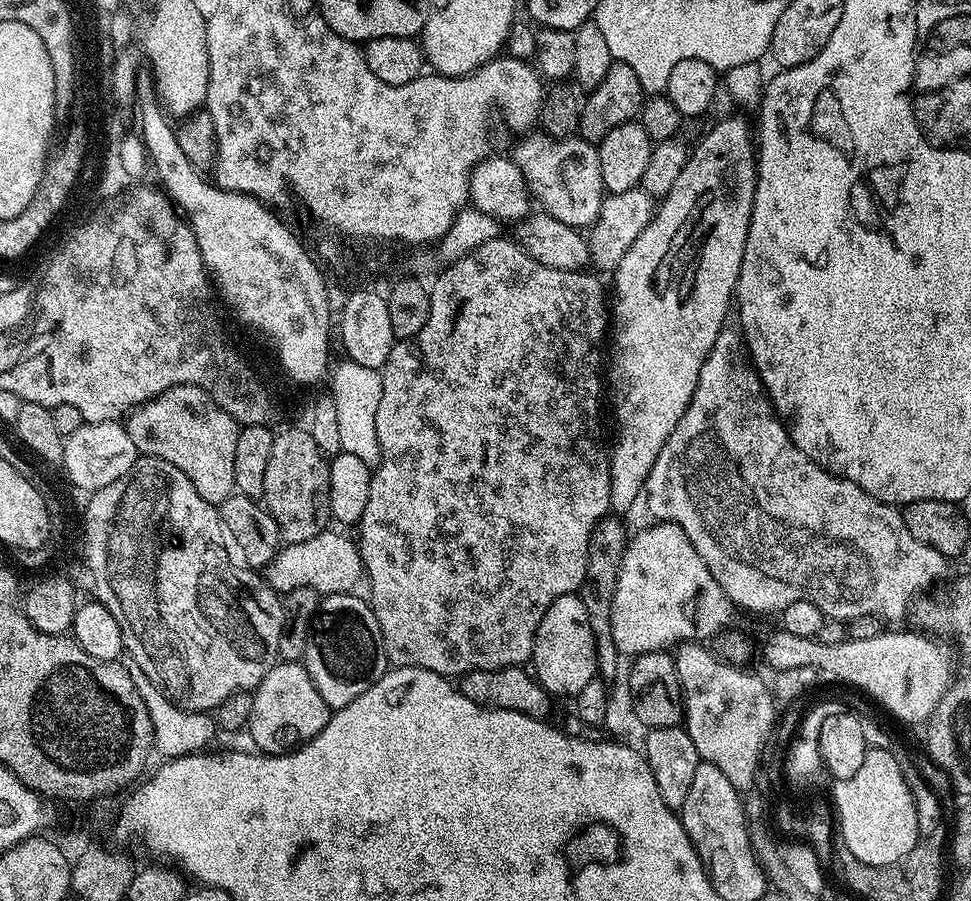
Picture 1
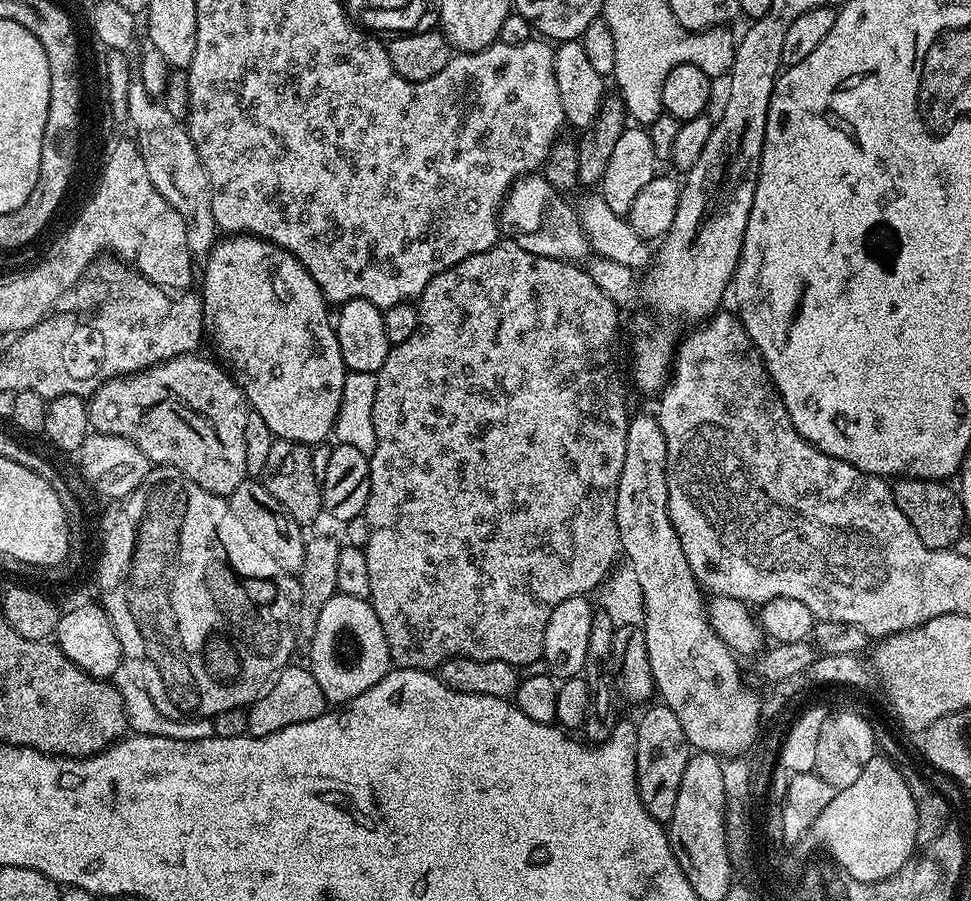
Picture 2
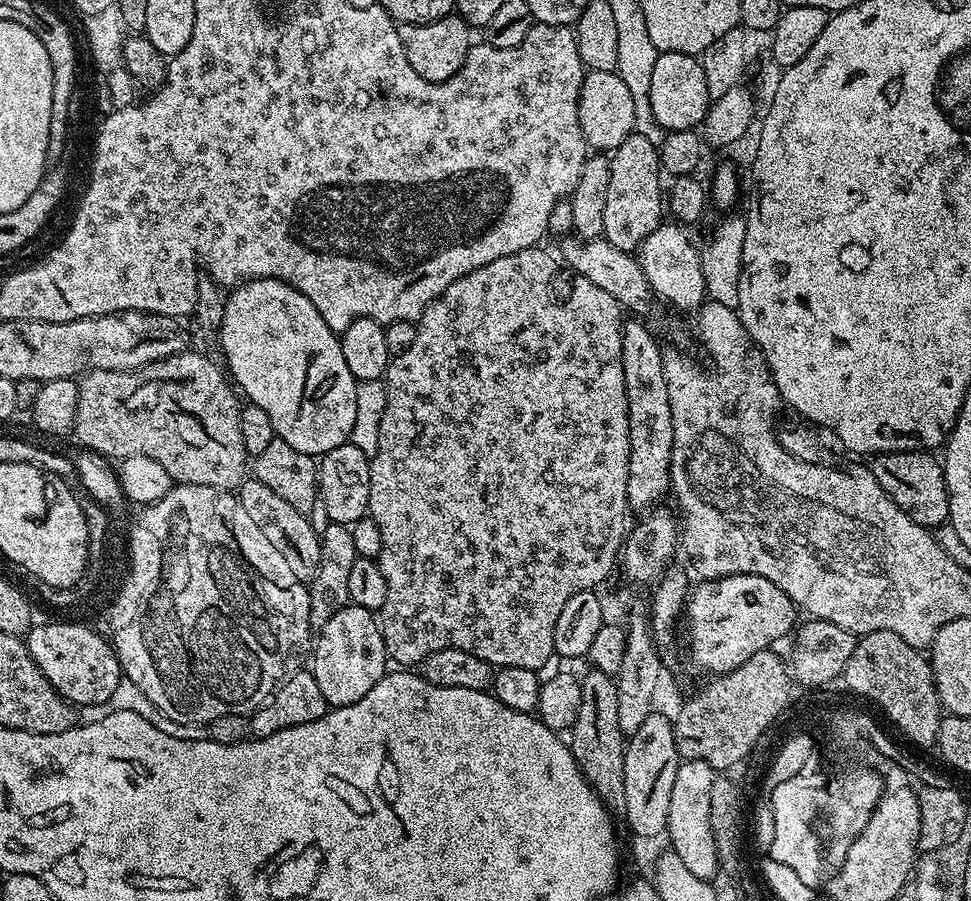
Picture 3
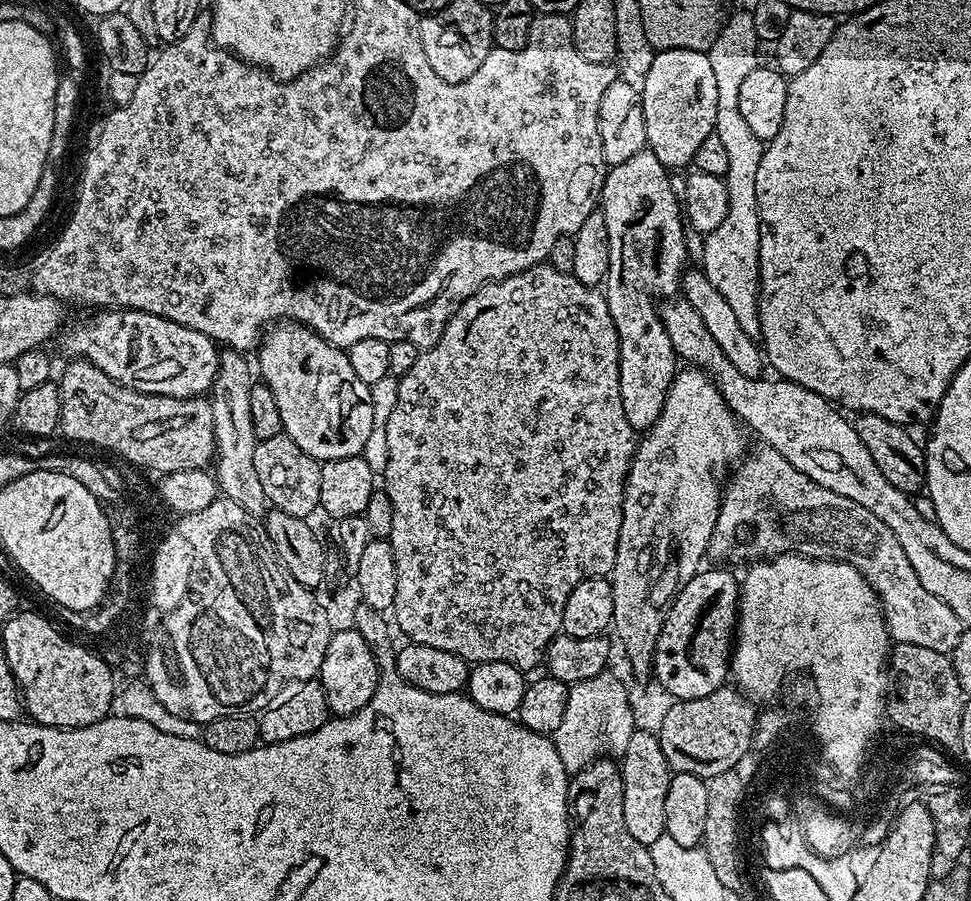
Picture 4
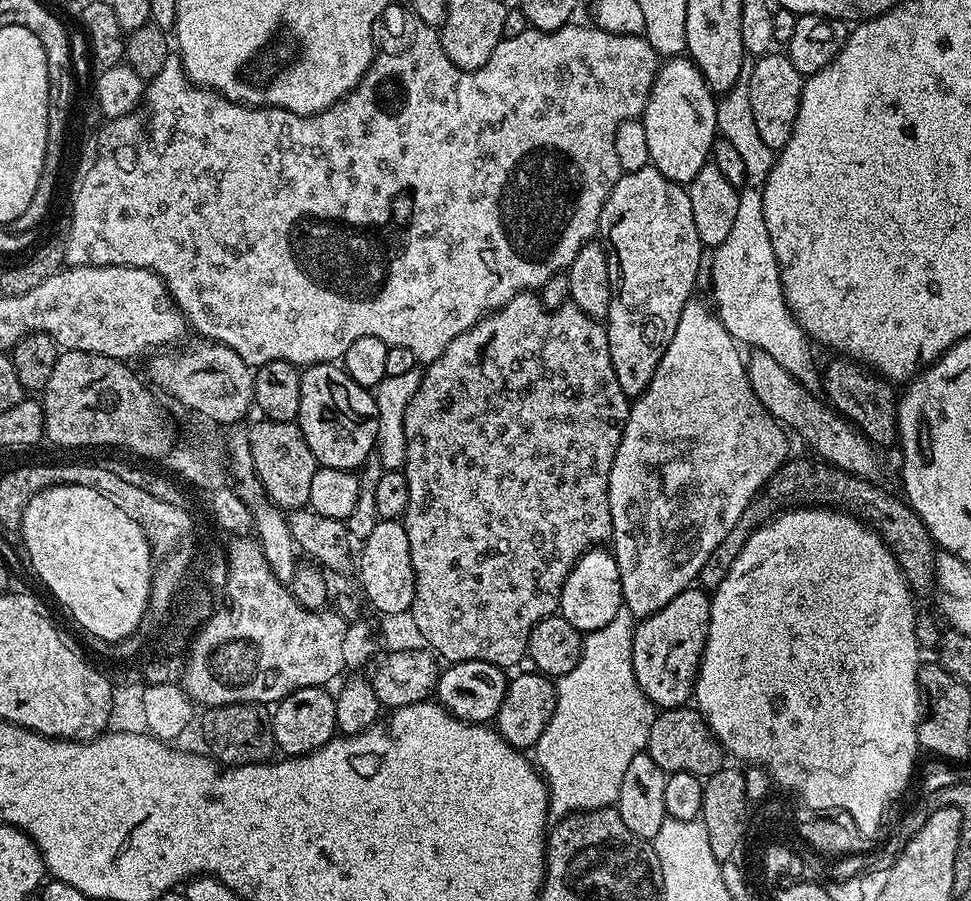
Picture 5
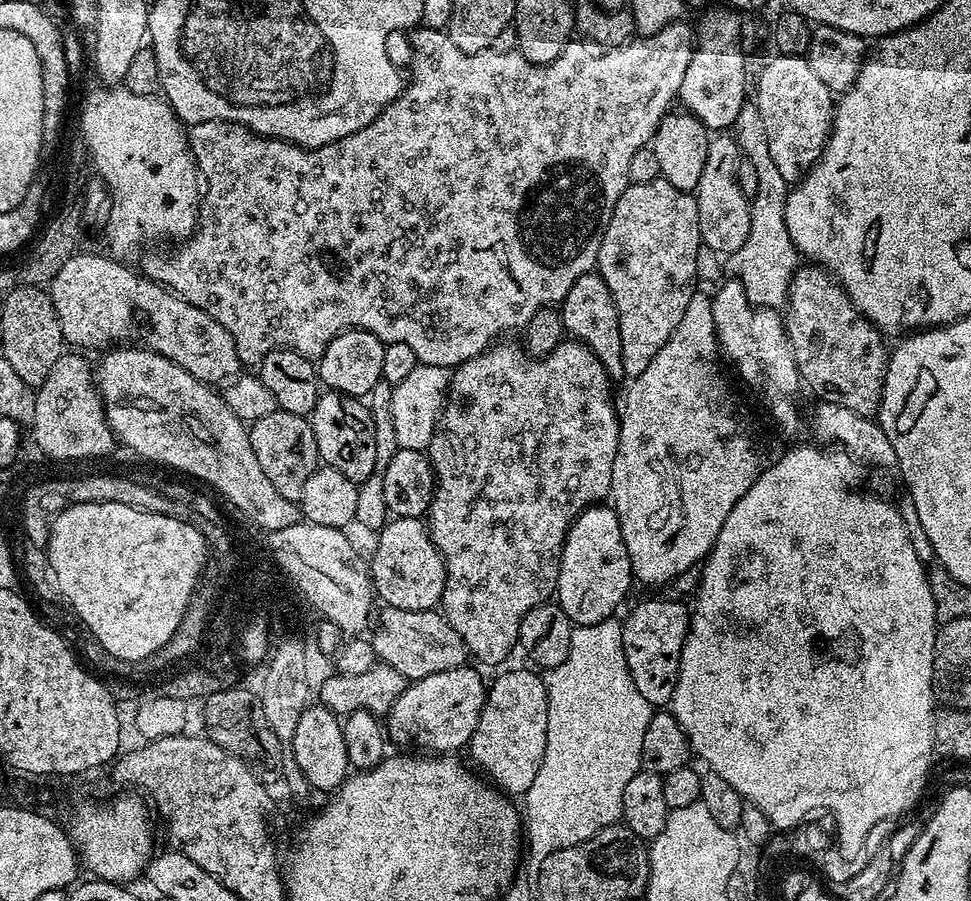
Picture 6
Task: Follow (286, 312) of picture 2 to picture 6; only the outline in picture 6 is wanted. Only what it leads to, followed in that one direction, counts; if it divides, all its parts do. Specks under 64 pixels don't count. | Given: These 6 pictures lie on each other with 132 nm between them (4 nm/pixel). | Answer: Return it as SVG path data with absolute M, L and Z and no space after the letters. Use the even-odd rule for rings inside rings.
M321 391L310 417L314 439L318 441L318 454L327 467L346 474L358 486L376 471L376 443L374 442L374 418L367 403L355 396L343 396L340 392Z

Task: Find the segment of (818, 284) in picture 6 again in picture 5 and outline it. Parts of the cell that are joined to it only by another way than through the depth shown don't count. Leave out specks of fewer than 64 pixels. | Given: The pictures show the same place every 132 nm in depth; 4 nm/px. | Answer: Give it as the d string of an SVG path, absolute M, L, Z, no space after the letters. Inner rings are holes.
M836 358L836 361L833 362L832 365L829 366L829 368L825 367L822 372L822 390L823 393L826 395L827 401L831 404L831 407L835 408L837 412L840 413L841 416L844 417L845 420L849 422L854 422L855 427L859 429L863 435L867 436L869 440L872 441L873 445L881 446L880 444L888 444L897 439L898 433L896 430L896 406L897 401L894 399L894 392L892 396L892 388L893 385L889 383L889 381L885 380L883 376L875 373L870 368L865 368L863 364L855 361L855 360L849 360L847 358Z

